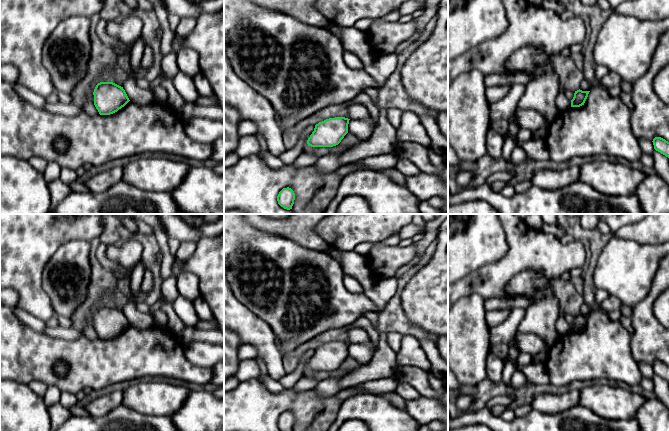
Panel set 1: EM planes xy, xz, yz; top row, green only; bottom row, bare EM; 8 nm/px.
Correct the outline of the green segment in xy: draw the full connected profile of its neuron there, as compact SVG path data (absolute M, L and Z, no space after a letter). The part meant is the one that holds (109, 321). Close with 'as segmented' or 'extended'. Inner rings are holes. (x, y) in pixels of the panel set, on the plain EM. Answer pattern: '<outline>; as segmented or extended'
M113 306L98 307L93 319L94 329L100 339L113 338L130 325L123 311Z; as segmented

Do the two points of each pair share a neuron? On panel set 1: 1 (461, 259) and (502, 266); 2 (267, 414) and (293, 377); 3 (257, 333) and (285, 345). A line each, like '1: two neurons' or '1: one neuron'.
1: two neurons
2: two neurons
3: two neurons

